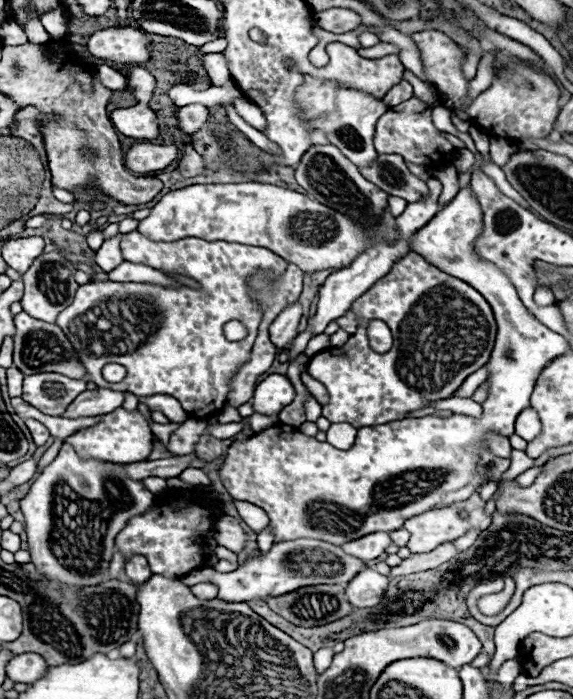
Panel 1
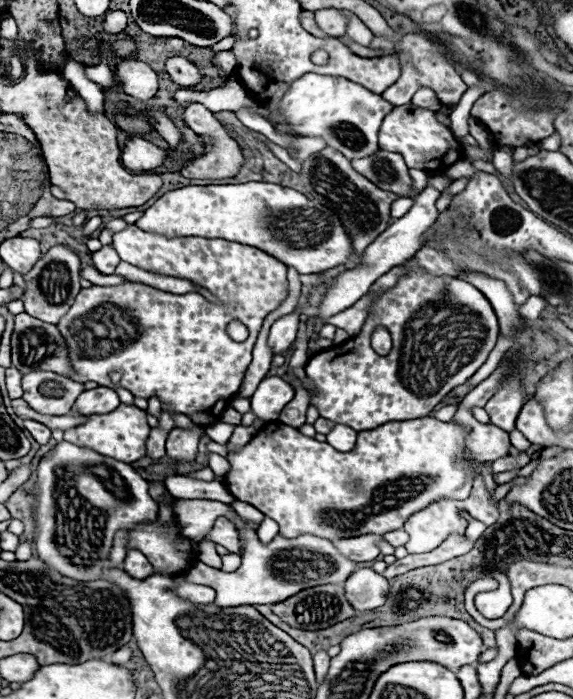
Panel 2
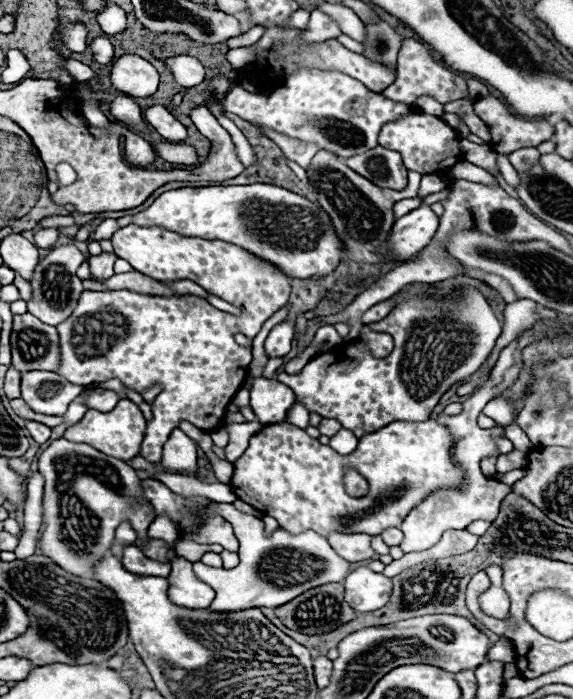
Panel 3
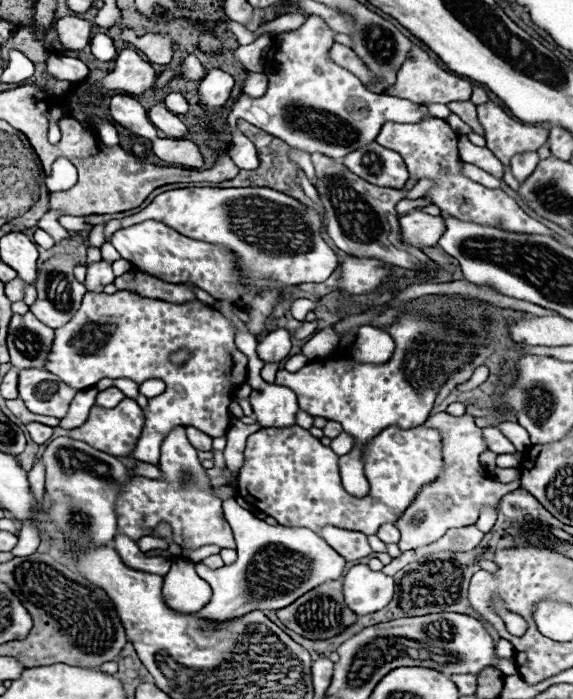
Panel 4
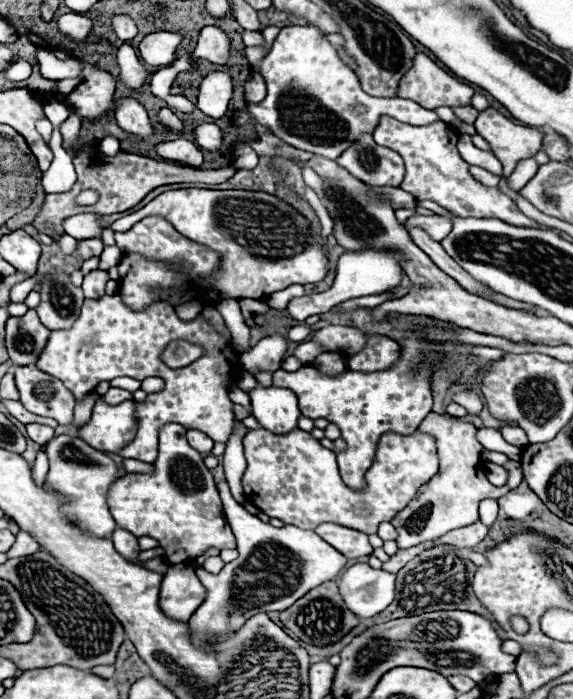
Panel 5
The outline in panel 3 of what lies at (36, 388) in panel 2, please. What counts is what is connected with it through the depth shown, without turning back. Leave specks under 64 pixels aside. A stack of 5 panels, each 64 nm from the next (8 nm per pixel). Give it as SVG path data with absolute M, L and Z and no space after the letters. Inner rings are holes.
M30 370L22 372L22 400L38 412L48 416L64 416L68 404L86 388L72 386L56 372Z

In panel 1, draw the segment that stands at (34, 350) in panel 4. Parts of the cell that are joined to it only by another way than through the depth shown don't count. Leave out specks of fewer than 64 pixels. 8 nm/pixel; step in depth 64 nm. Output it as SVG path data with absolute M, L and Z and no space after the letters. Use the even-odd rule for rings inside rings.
M26 312L16 314L14 324L16 324L14 366L22 374L28 376L28 374L40 374L40 372L56 372L56 374L64 374L68 378L82 378L86 374L86 370L80 366L80 362L76 358L72 344L68 342L64 332L56 324L36 320L36 318L28 316Z

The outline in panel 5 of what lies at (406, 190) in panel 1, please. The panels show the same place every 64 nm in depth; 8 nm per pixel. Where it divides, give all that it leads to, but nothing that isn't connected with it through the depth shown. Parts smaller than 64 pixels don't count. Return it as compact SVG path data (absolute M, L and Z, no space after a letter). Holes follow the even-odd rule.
M370 134L356 138L336 162L368 186L400 186L404 178L402 156L376 144Z

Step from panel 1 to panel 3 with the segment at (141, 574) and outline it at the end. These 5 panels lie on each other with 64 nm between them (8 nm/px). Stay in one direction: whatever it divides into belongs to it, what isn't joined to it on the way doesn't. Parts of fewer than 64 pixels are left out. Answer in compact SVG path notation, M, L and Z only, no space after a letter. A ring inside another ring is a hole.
M128 544L124 546L124 554L122 554L122 564L126 570L134 572L134 574L142 574L142 576L168 576L170 566L166 562L154 562L148 556L144 556L144 552L134 546Z

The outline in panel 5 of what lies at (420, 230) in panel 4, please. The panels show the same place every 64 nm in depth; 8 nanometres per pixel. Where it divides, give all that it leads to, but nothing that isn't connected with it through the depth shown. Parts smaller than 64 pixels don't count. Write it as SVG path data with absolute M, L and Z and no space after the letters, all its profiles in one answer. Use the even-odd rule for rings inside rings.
M434 214L434 216L412 216L408 218L410 226L420 226L424 228L436 242L440 242L440 238L448 236L448 232L452 230L452 220L446 220L444 214Z

